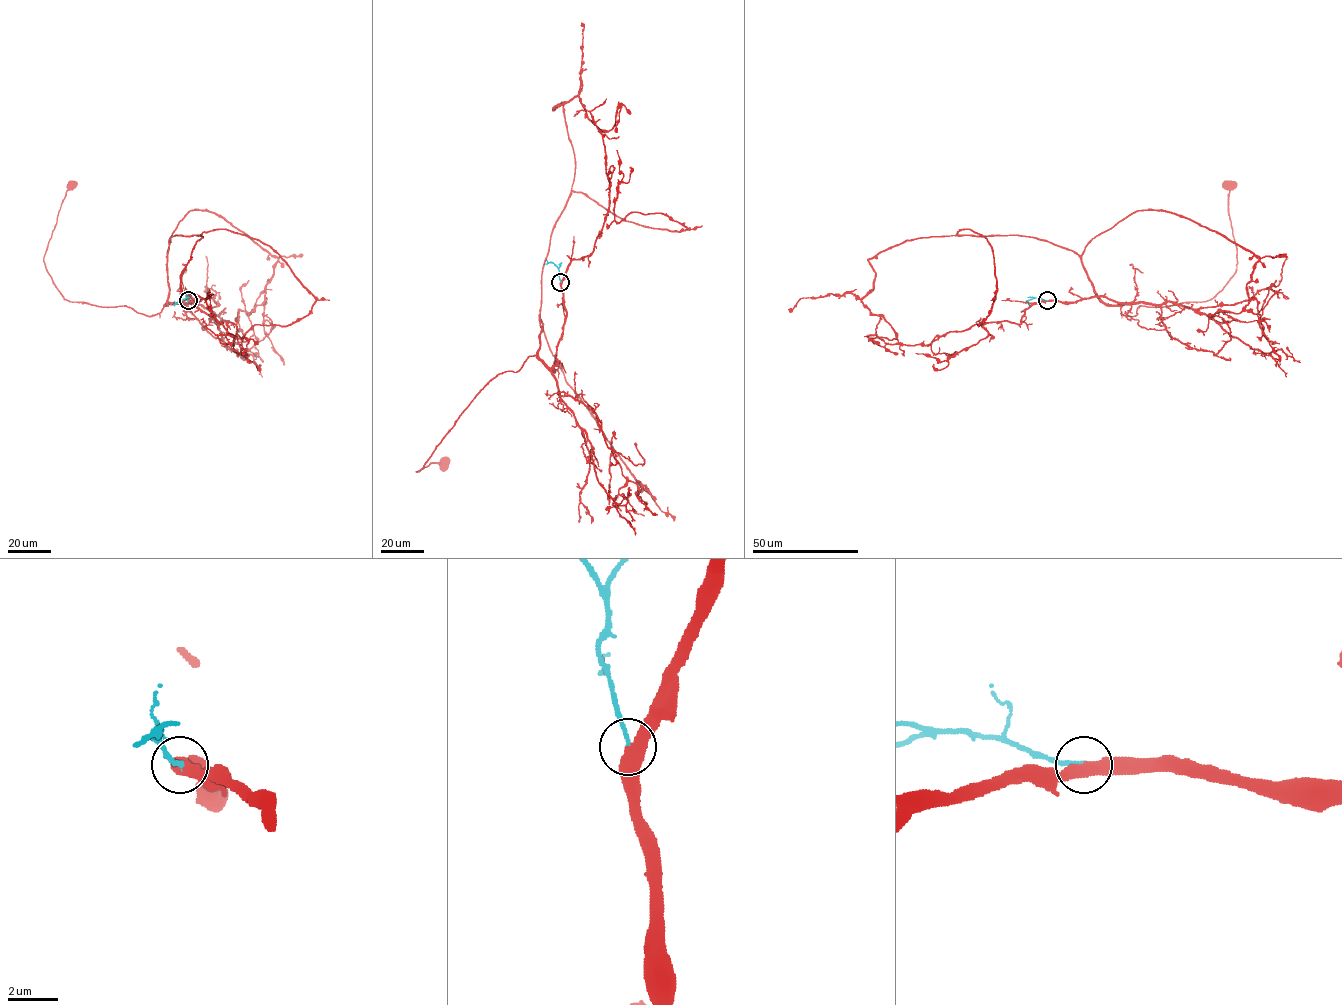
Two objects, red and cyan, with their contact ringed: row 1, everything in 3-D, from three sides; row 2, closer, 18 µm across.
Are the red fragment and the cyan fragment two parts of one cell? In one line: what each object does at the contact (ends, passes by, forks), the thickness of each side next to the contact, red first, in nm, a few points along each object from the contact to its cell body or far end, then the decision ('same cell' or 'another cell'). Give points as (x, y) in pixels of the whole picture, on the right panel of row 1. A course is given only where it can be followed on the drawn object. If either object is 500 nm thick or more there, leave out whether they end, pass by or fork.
calibres 500 and 170 nm; course red (1047, 300), (1104, 296), (1133, 303), (1120, 309), (1131, 316), (1140, 306), (1211, 300), (1236, 269), (1229, 184); course cyan (1047, 300), (1034, 297), (1028, 303), (1025, 301); same cell

